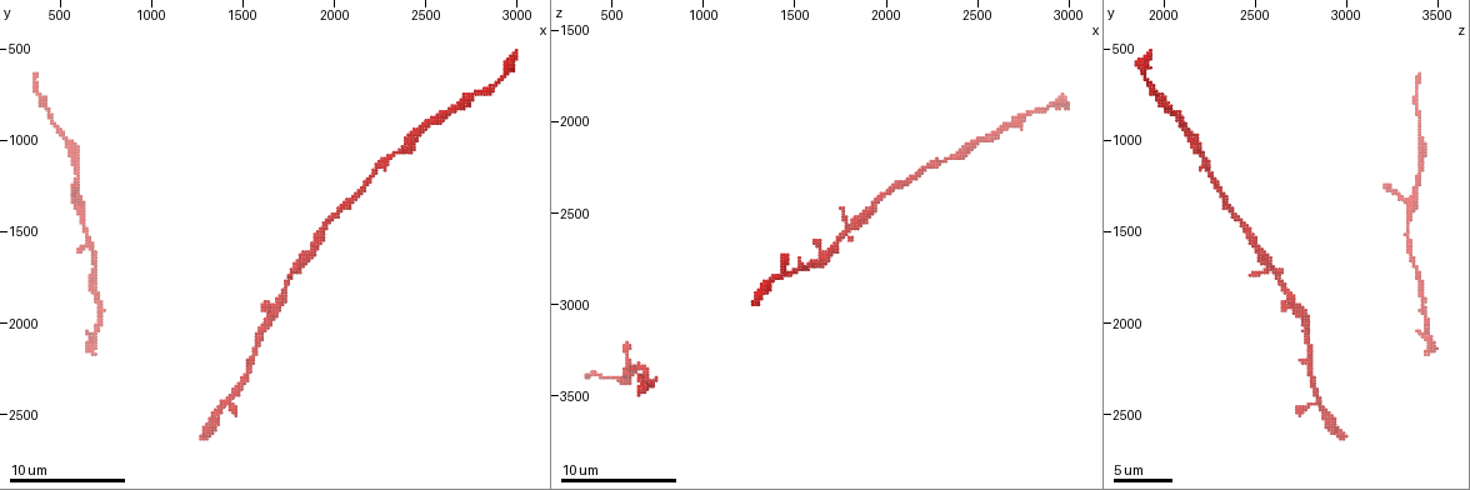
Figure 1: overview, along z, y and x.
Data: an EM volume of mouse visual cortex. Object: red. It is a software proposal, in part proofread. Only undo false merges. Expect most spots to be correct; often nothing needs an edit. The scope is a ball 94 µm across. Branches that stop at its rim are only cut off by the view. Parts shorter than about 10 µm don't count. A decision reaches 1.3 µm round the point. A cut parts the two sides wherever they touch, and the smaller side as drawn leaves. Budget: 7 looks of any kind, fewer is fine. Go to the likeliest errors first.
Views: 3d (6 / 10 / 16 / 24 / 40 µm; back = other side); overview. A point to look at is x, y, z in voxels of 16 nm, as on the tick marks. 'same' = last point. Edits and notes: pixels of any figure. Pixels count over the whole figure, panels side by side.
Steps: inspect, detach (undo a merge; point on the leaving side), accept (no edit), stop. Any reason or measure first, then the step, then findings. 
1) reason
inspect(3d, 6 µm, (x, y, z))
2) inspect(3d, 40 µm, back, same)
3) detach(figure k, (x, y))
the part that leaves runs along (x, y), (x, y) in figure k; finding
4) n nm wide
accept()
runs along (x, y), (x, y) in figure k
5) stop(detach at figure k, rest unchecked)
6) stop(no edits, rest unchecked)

side arm on a straight run
inspect(3d, 10 µm, (680, 1620, 3340))

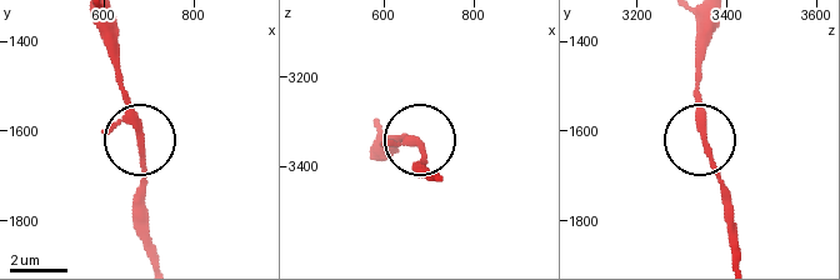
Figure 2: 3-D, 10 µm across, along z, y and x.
accept()
continuous, no second neuron

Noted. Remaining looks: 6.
three arms meet
inspect(3d, 10 µm, (1420, 2420, 2860))

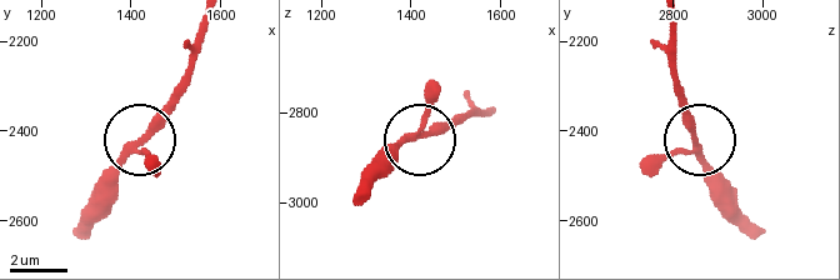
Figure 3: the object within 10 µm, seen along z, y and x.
3 arms
accept()
all the same neuron

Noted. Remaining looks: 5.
three-way junction
inspect(3d, 10 µm, (1780, 1720, 2600))

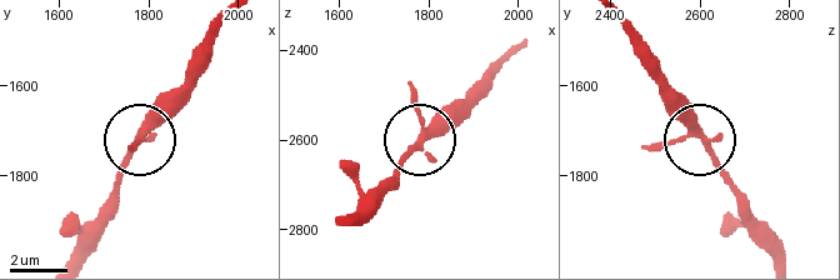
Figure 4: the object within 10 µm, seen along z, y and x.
230 nm wide
accept()
runs along (71, 256), (126, 155), (188, 94) in figure 4; one neuron here

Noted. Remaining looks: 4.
stop(no edits, rest unchecked)

